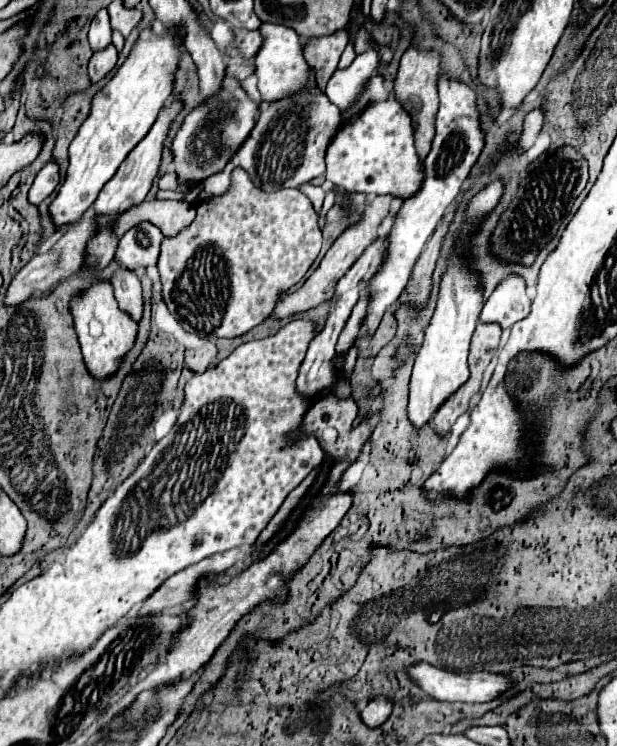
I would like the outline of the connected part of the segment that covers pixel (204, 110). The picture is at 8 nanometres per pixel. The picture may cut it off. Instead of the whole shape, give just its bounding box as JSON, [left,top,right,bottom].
[171,88,258,182]

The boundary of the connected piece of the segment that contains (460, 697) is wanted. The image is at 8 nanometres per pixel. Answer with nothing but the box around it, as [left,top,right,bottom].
[408,662,508,702]

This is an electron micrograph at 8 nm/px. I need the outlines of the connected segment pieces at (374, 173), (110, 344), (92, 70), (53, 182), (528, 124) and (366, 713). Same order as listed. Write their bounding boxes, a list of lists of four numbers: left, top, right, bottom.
[[326,98,424,200],[70,280,138,378],[88,44,118,82],[28,160,60,204],[520,110,542,150],[360,696,392,728]]

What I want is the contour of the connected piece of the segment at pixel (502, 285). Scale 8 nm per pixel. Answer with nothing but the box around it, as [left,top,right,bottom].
[480,274,530,328]

